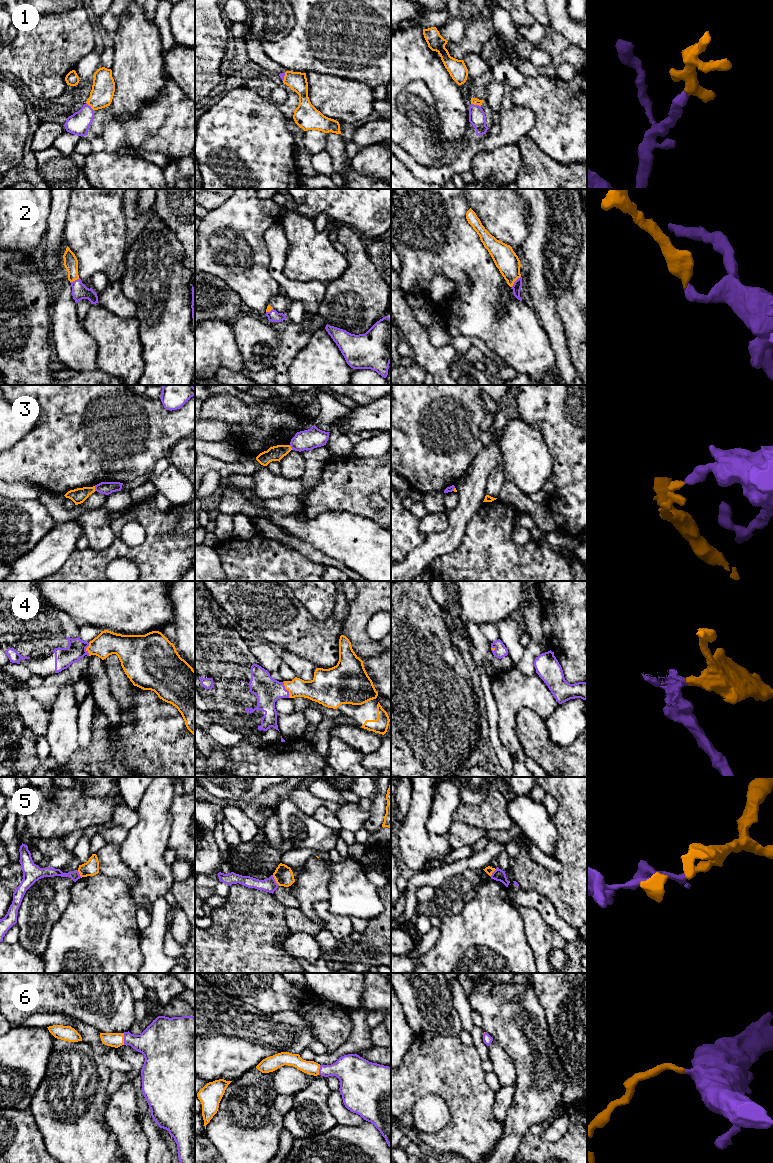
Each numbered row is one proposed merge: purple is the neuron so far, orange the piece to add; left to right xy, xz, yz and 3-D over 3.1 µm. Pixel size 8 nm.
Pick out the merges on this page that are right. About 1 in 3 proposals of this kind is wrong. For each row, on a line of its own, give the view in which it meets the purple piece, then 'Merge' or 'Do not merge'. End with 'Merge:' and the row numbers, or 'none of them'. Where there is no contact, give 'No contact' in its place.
1: Touches purple in yz. Merge
2: Touches purple in yz. Merge
3: Touches purple in xy. Do not merge
4: Touches purple in xz. Merge
5: Touches purple in xz. Do not merge
6: Touches purple in xy. Merge
Merge: 1, 2, 4, 6

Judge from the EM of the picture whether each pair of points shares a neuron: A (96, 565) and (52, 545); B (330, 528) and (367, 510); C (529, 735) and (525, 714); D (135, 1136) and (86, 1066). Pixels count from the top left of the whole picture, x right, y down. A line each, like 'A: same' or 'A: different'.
A: different
B: different
C: same
D: different

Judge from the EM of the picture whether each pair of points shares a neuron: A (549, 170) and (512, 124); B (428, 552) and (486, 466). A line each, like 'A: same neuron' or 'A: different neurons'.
A: different neurons
B: same neuron

